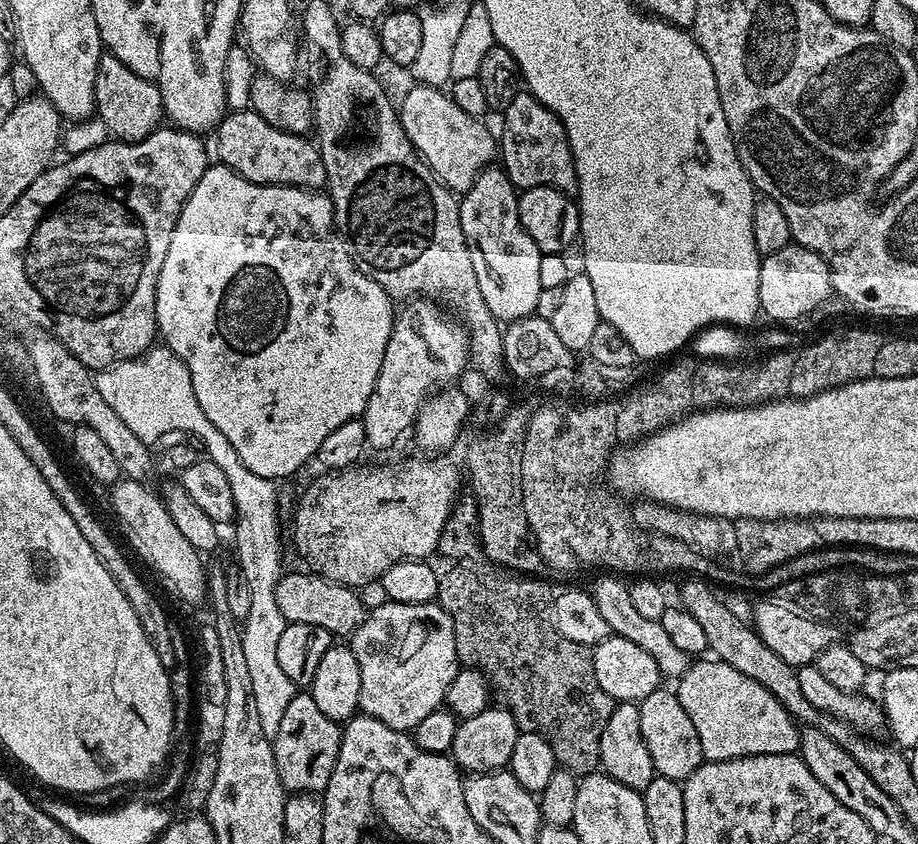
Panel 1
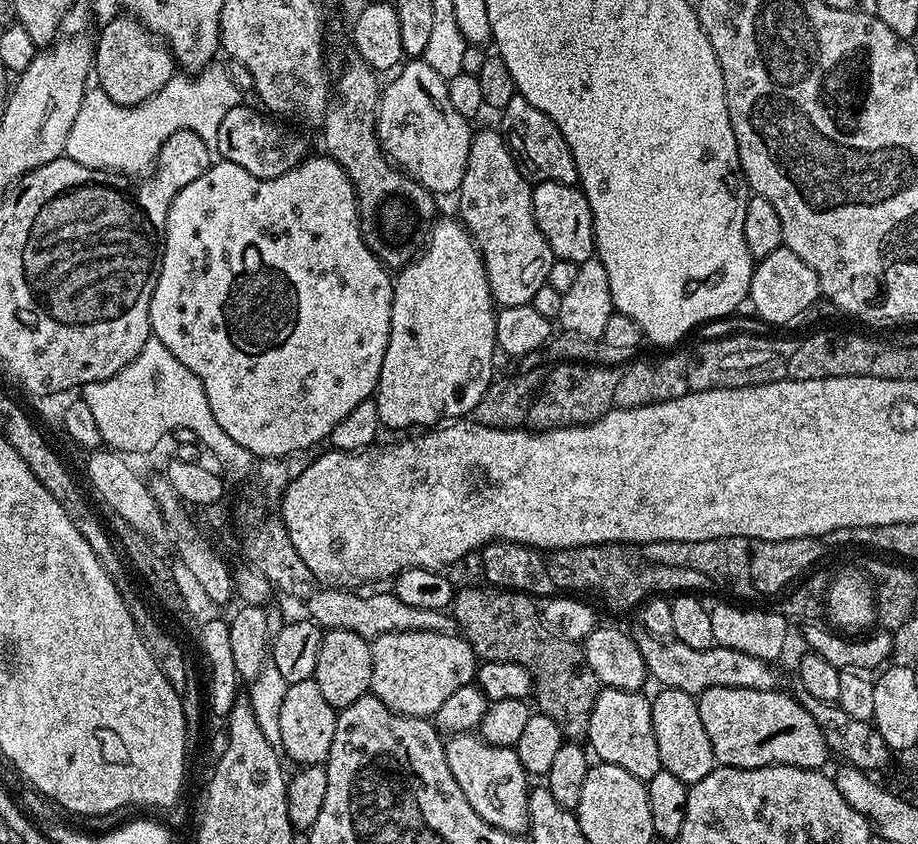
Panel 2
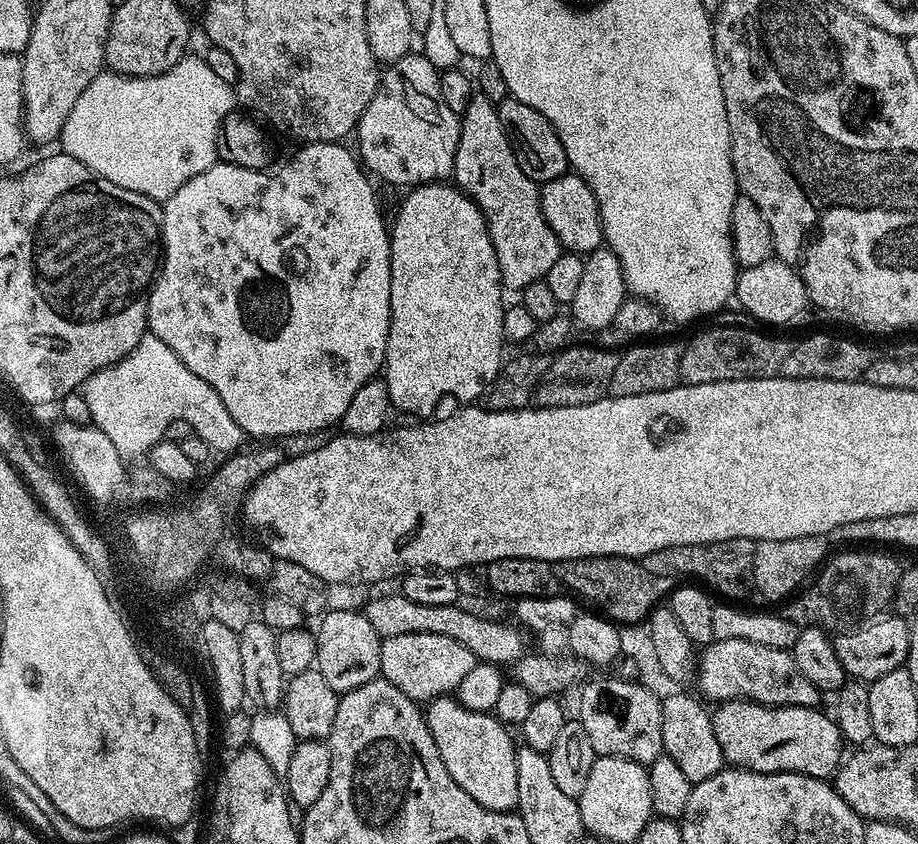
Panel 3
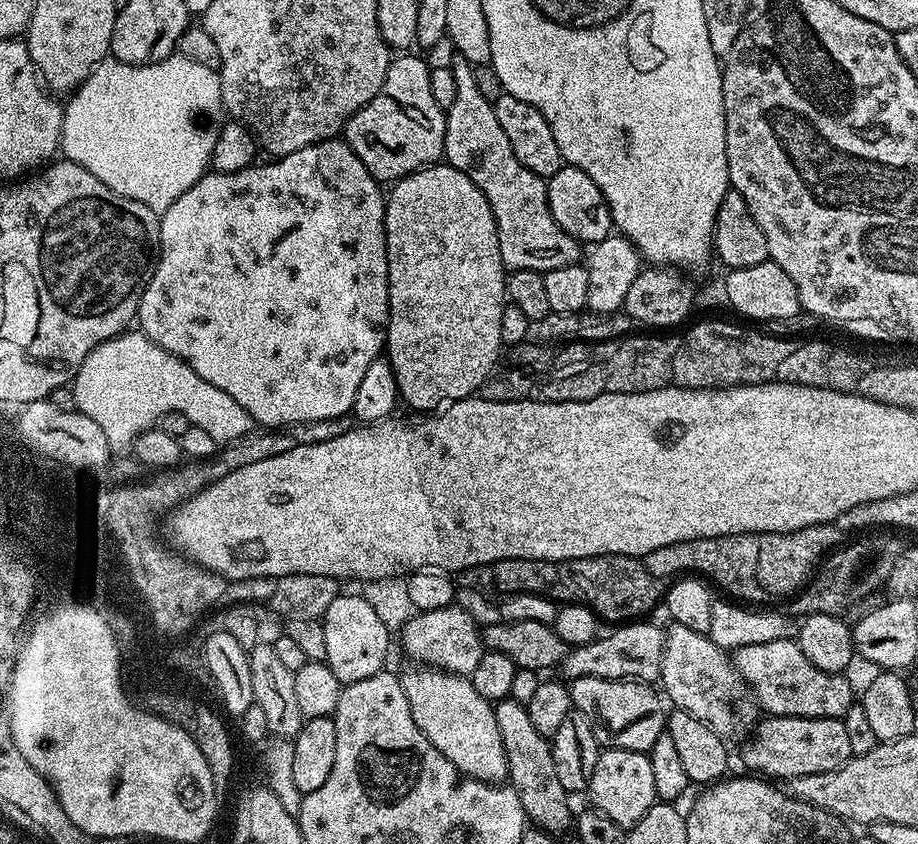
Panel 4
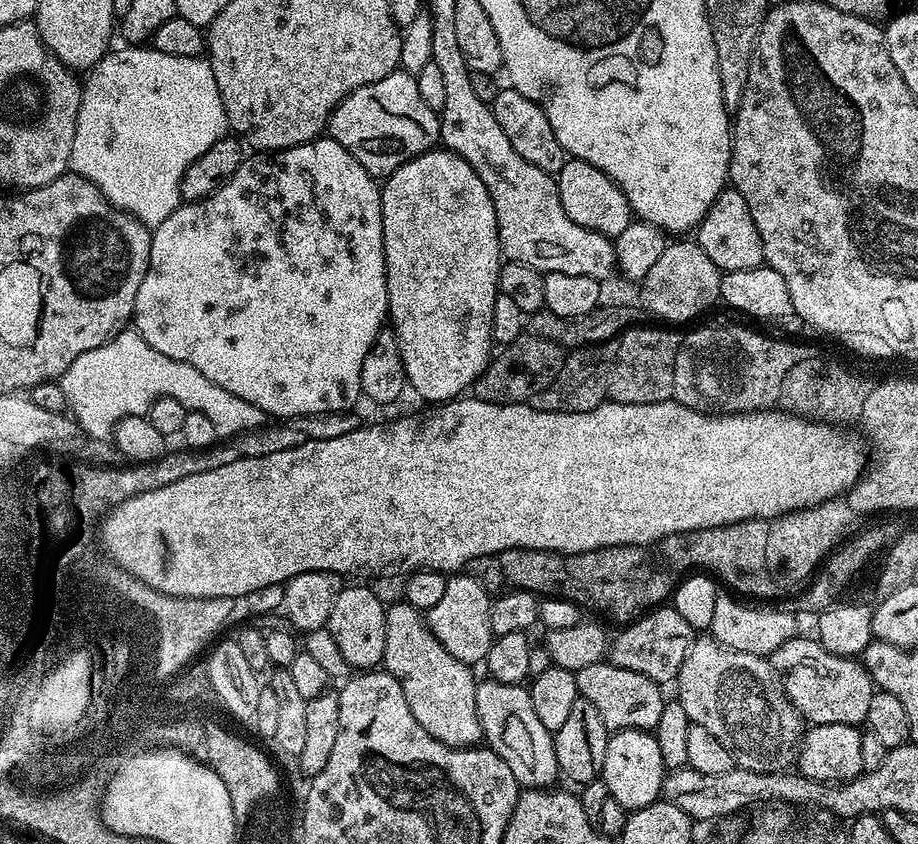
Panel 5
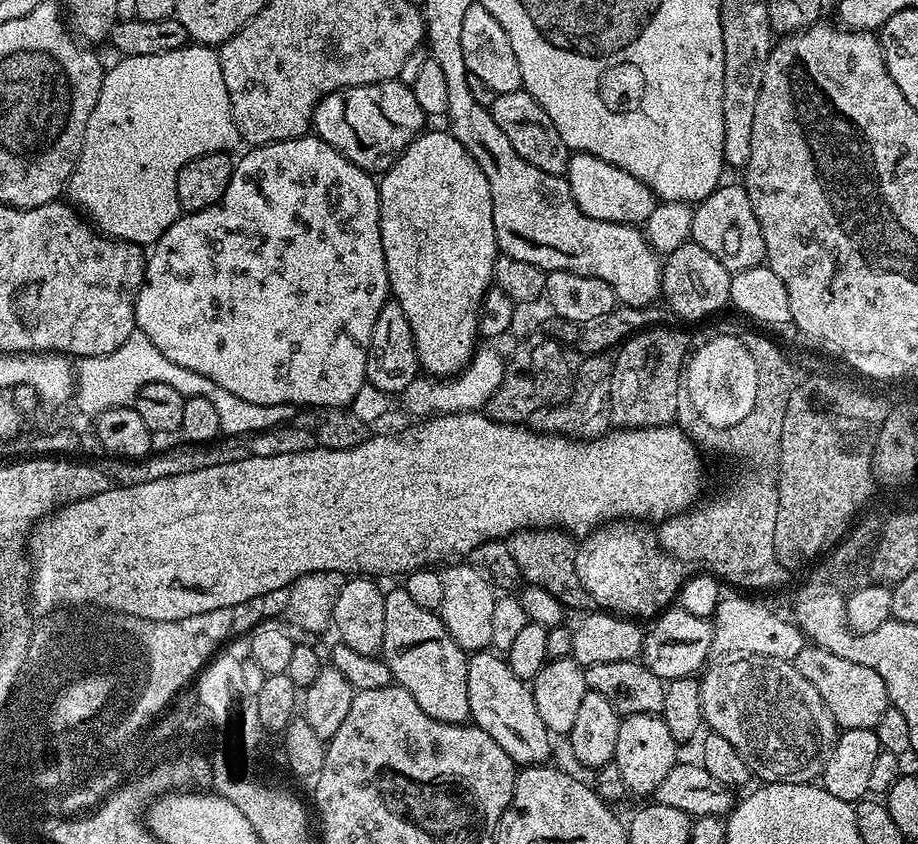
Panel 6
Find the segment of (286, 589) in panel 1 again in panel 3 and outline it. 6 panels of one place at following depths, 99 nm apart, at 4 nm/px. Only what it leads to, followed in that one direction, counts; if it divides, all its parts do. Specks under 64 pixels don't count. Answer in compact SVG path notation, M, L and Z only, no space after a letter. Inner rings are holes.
M396 594L376 596L368 605L363 605L362 611L381 638L398 634L442 634L446 638L454 638L454 642L462 642L466 650L474 653L477 661L497 666L516 664L526 654L525 633L515 623L503 624L500 620L487 620L484 616L475 616L460 607L459 603L426 606L426 602L410 602L410 598Z

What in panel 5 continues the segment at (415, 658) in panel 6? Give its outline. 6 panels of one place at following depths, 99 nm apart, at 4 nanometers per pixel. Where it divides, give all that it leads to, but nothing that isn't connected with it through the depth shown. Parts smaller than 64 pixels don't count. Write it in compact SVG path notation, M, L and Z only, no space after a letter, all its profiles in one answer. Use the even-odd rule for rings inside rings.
M406 602L400 604L389 603L386 608L386 650L384 651L383 667L402 686L402 694L406 694L406 702L410 702L410 710L414 718L438 742L442 742L451 748L470 748L479 745L482 740L480 731L480 719L476 709L476 685L477 677L472 677L473 669L463 664L434 634L428 629L425 617L414 606Z

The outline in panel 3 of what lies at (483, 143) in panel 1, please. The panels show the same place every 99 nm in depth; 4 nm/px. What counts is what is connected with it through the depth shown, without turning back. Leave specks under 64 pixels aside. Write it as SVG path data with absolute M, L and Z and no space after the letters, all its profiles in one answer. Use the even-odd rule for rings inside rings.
M409 54L383 69L374 98L370 98L370 106L356 124L354 141L360 147L358 156L363 167L373 177L381 176L388 184L415 186L444 182L452 176L459 133L460 116L442 98L440 72L422 54Z

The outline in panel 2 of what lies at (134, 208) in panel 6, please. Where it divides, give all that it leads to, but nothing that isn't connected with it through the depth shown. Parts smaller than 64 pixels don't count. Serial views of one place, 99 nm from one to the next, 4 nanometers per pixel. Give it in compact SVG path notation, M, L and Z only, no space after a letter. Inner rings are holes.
M212 70L201 71L197 75L201 75L197 80L191 80L188 77L191 75L188 74L177 74L170 82L166 82L166 86L162 86L162 90L158 90L141 104L119 104L110 99L98 86L89 87L82 98L82 106L78 106L78 114L74 117L74 126L70 126L70 135L66 139L64 156L82 166L105 170L123 170L129 177L136 178L141 175L139 172L143 168L151 166L152 155L159 148L161 151L167 145L170 134L174 134L178 130L190 130L194 134L198 134L202 138L205 149L215 150L218 146L218 130L222 126L222 118L226 118L226 110L241 103L242 93L238 86L231 81L227 71L208 71Z

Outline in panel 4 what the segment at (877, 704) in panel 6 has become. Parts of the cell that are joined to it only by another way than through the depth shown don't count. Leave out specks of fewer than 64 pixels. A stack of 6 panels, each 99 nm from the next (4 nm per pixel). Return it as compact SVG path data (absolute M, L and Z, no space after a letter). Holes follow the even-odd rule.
M795 639L778 642L758 642L754 646L742 646L731 653L732 665L745 679L751 695L768 716L801 716L802 718L843 718L854 703L852 684L847 675L838 672L823 672L802 654Z

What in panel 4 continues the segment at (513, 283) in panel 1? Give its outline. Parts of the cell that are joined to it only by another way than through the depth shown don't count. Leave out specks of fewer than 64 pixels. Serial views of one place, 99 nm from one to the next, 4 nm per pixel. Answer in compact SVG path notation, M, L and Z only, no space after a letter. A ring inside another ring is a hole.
M459 58L453 60L450 67L458 90L453 104L446 110L443 159L462 170L462 174L466 174L466 178L486 194L486 202L490 202L490 210L496 219L498 246L505 269L546 273L551 268L577 263L581 259L582 245L554 222L545 177L526 170L526 166L514 158L514 150L502 131L498 114L494 114L494 103L482 98L478 90L473 65Z

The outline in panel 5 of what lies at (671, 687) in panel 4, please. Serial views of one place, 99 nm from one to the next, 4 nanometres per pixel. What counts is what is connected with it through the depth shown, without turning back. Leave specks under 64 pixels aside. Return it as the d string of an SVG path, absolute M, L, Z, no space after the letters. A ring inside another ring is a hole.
M710 636L705 638L697 637L687 651L686 658L683 659L683 665L679 668L679 674L674 681L675 688L678 688L676 699L686 711L689 723L705 727L722 743L727 751L732 750L730 756L735 767L744 770L750 770L752 773L768 773L768 768L774 768L778 764L772 764L772 756L770 754L758 754L752 750L746 750L746 742L742 738L742 742L738 740L738 734L732 734L730 728L726 728L726 724L722 724L720 718L720 704L718 704L718 682L724 676L724 672L728 668L740 668L742 664L752 666L754 664L754 656L748 658L745 652L736 652L734 654L724 654L722 650L716 648L717 641Z

